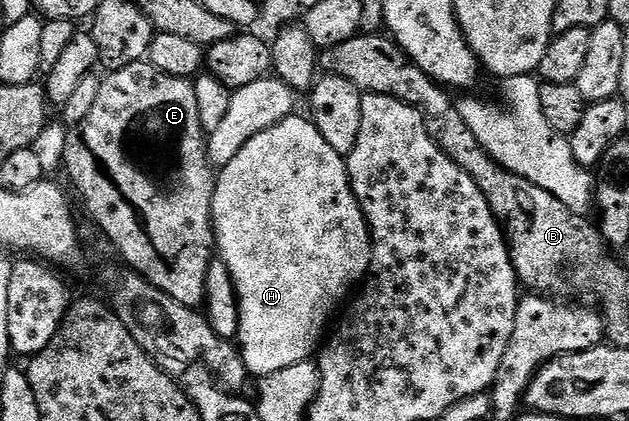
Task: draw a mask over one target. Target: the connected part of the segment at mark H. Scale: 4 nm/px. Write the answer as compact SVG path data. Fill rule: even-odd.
M292 116L281 120L277 124L273 124L273 128L265 128L265 132L253 136L253 140L249 140L249 144L245 144L245 148L241 148L241 152L237 152L237 156L233 156L233 160L229 160L229 164L218 171L215 180L215 195L211 205L211 222L215 226L217 254L229 268L229 276L233 276L233 284L239 297L237 349L243 358L248 375L255 377L256 374L256 379L259 380L268 378L273 372L293 368L293 364L308 361L320 349L321 343L336 317L335 309L339 305L342 307L348 301L352 291L368 277L371 268L371 230L367 227L367 221L362 208L359 207L358 200L355 199L355 193L347 175L344 155L333 152L333 148L329 148L325 136L321 136L321 132L317 132L310 117L299 117Z

